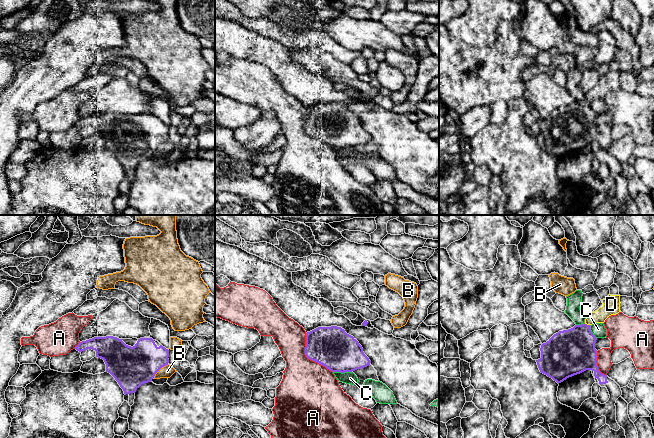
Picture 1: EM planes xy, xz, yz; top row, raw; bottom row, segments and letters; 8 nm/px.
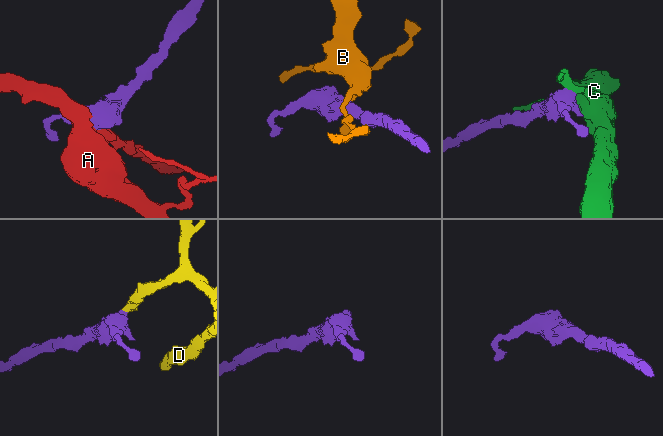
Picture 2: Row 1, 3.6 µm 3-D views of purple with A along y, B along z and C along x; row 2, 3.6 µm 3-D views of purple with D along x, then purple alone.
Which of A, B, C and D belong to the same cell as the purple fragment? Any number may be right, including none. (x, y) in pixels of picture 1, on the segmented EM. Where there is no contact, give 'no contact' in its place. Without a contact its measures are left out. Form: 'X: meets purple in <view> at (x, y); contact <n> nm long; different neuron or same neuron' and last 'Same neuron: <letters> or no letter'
A: meets purple in xz at (308, 358); contact 380 nm long; different neuron
B: meets purple in xy at (160, 368); contact 170 nm long; different neuron
C: meets purple in xz at (342, 372); contact 150 nm long; different neuron
D: meets purple in yz at (586, 324); contact 50 nm long; same neuron
Same neuron: D

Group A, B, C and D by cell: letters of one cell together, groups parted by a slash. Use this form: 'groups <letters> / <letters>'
groups A / B / C / D

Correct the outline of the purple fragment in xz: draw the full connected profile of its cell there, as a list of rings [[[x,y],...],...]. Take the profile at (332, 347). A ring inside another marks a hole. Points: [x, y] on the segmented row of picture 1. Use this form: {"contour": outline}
{"contour": [[[337,326],[307,332],[305,355],[332,372],[352,372],[370,365],[359,342]]]}

